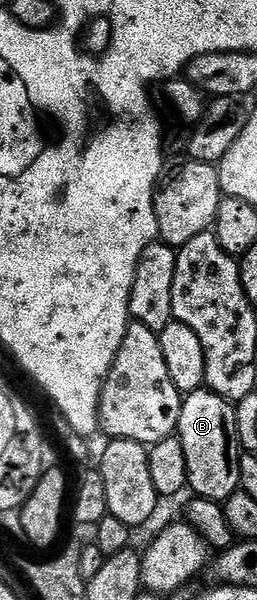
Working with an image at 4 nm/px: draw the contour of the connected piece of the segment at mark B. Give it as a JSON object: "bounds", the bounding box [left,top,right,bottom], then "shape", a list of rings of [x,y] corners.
{"bounds":[176,390,235,502],"shape":[[[198,390],[196,392],[190,392],[188,395],[182,399],[181,409],[179,410],[179,414],[177,415],[177,430],[176,430],[176,438],[179,443],[181,443],[183,450],[183,458],[185,459],[187,472],[186,472],[186,481],[188,491],[192,493],[194,497],[203,499],[203,500],[216,500],[218,502],[224,502],[232,492],[235,491],[235,472],[231,467],[231,456],[229,460],[229,440],[231,444],[231,404],[230,401],[224,400],[221,396],[216,396],[211,391],[208,390]]]}

